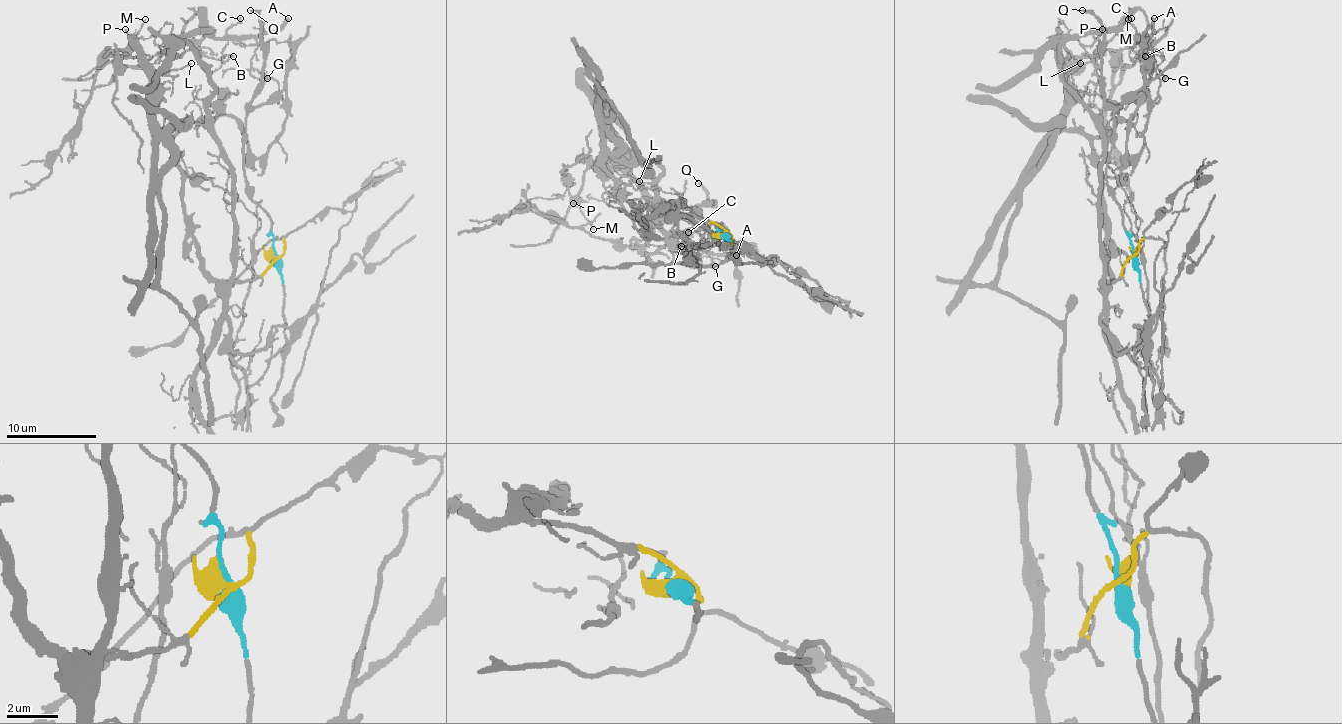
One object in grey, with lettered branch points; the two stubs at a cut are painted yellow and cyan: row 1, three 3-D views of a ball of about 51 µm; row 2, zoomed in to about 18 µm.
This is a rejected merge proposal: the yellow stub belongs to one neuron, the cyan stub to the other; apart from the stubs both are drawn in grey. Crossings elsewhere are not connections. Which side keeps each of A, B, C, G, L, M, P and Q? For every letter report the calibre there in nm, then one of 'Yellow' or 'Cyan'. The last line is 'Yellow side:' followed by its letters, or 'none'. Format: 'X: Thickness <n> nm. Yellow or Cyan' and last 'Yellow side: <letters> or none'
A: Thickness 280 nm. Cyan
B: Thickness 100 nm. Cyan
C: Thickness 160 nm. Cyan
G: Thickness 150 nm. Cyan
L: Thickness 120 nm. Yellow
M: Thickness 120 nm. Yellow
P: Thickness 170 nm. Yellow
Q: Thickness 200 nm. Cyan
Yellow side: L, M, P

